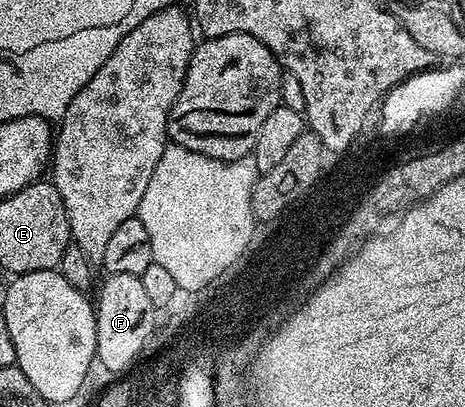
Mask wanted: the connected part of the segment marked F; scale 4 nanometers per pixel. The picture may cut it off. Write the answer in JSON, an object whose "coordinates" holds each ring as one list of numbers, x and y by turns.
{"coordinates":[[108,274,103,277,104,285,100,293,94,296,96,309,96,356,102,358,107,368,116,374,124,374,129,371,141,359,142,353,148,348,155,328,156,307,154,302,146,295,140,277,134,274]]}

